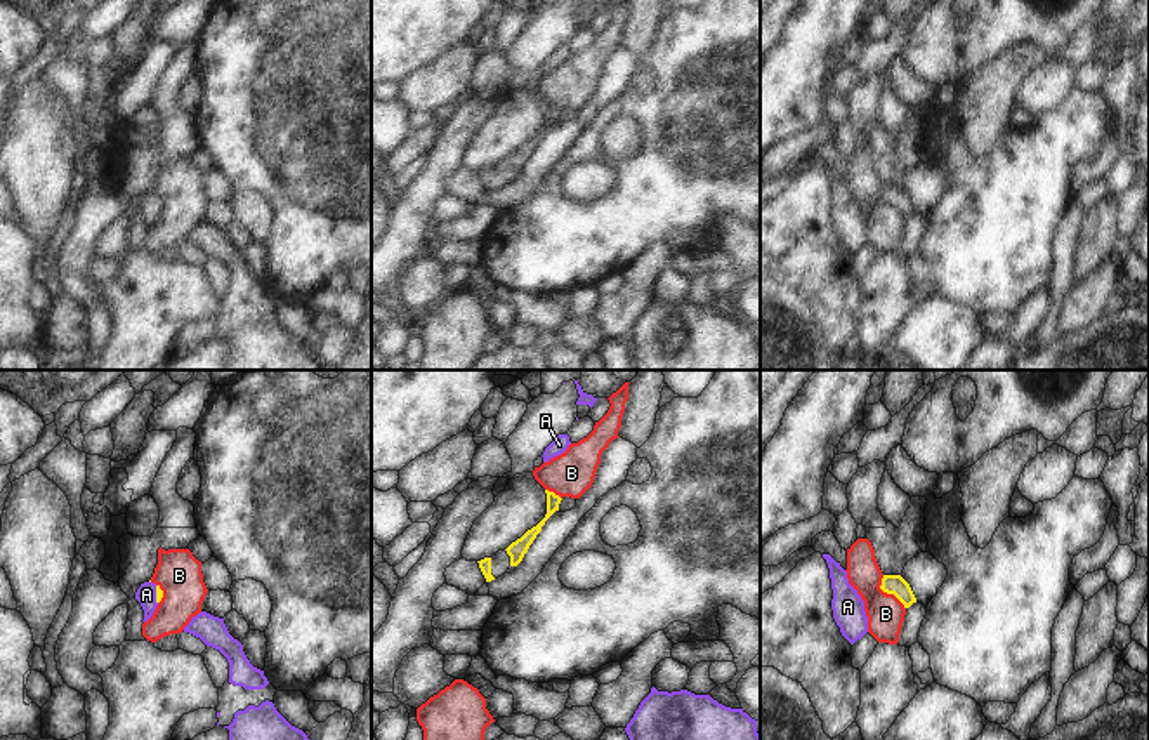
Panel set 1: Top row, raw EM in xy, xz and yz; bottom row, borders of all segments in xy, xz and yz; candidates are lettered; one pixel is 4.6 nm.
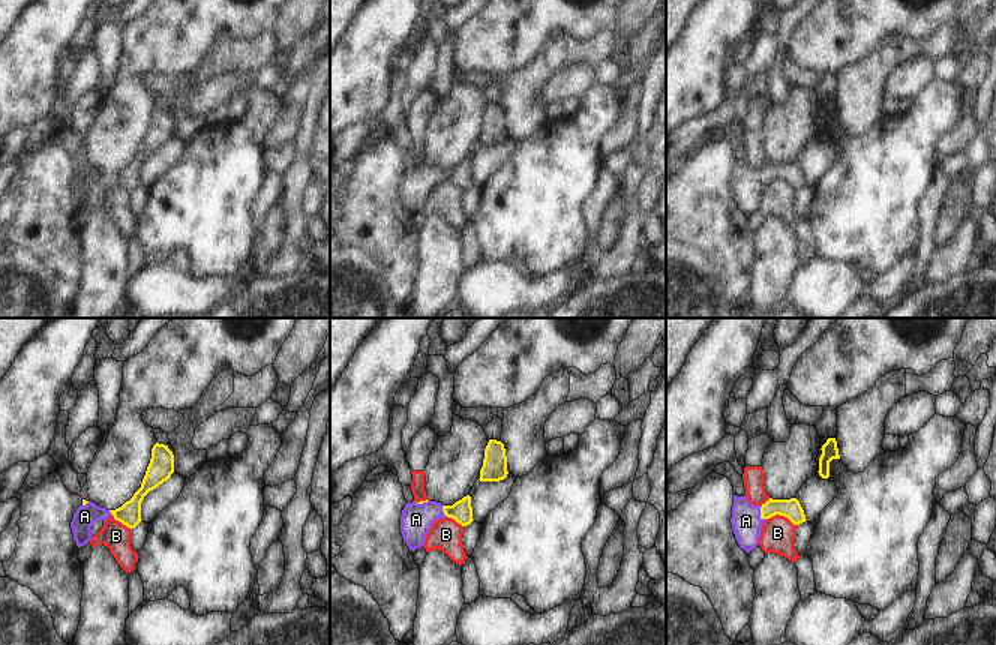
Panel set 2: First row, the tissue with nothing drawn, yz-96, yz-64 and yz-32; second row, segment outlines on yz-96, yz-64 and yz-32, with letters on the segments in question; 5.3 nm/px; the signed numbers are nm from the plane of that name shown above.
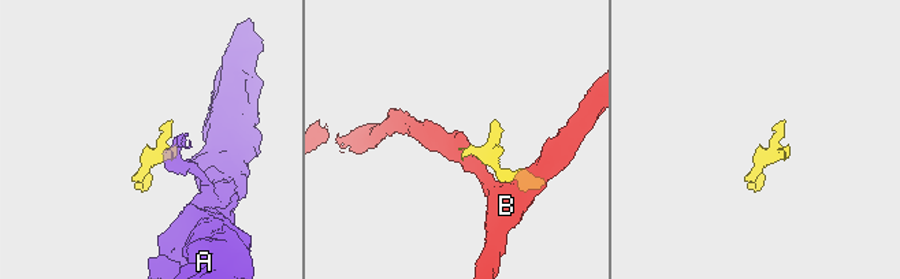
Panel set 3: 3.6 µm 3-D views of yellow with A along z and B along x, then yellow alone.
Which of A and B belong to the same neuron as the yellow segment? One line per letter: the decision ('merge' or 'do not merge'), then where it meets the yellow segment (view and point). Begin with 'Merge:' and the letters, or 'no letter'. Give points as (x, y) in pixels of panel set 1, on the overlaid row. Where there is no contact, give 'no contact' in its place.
Merge: A
A: merge | xy (157, 594)
B: do not merge | yz (887, 593)

